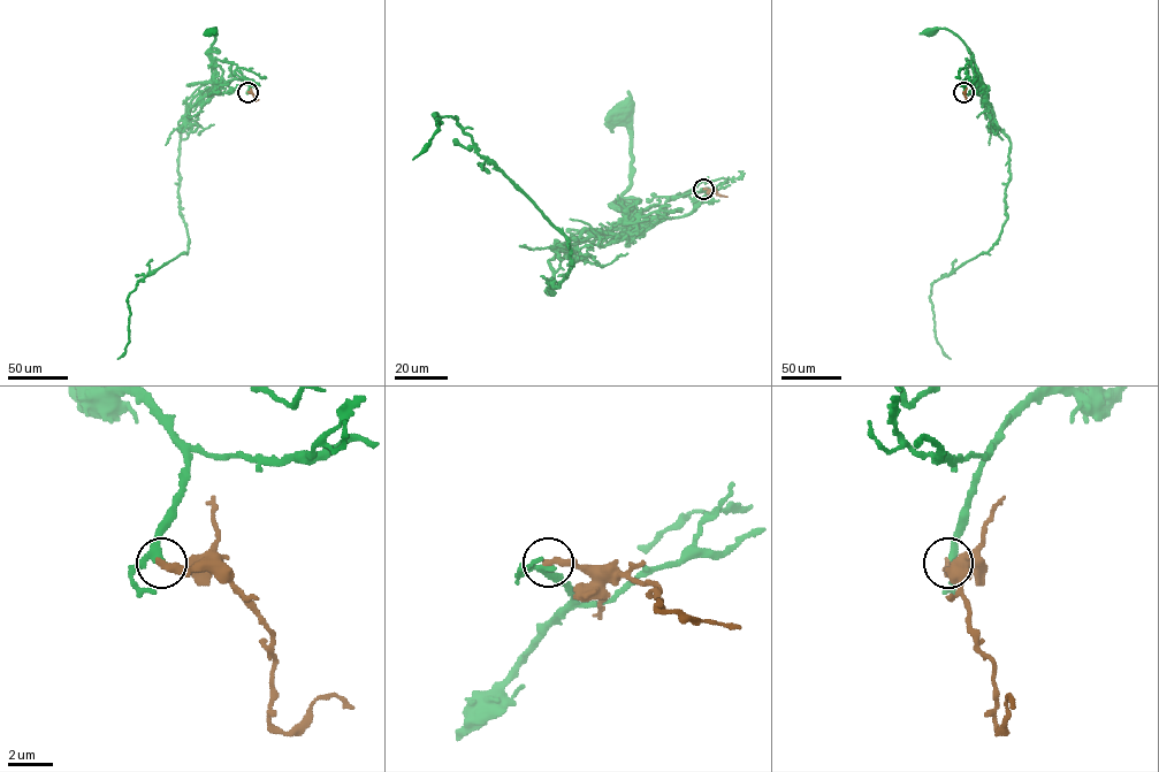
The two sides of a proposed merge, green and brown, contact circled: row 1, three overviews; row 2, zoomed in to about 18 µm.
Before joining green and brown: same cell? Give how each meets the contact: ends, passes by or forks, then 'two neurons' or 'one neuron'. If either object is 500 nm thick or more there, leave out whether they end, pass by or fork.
green passes by | brown ends | one neuron

